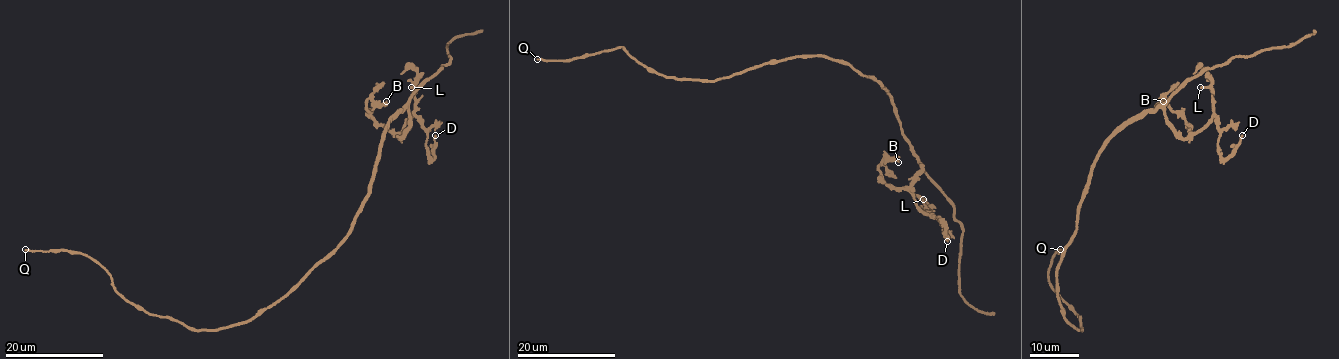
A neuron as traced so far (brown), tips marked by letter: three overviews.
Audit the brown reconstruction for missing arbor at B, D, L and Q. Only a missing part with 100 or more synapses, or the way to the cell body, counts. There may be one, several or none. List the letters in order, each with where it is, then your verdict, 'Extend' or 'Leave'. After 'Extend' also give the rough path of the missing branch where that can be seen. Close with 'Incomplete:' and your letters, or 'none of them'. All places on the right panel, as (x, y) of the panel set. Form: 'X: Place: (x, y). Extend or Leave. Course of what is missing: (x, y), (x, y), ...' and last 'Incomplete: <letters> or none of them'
B: Place: (1163, 101). Leave
D: Place: (1242, 135). Leave
L: Place: (1200, 87). Leave
Q: Place: (1060, 249). Leave
Incomplete: none of them

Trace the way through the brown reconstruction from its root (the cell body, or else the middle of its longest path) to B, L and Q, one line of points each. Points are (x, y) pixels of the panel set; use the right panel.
B: (1072, 239), (1091, 166), (1118, 131), (1161, 108), (1180, 136), (1189, 135), (1189, 125), (1163, 101)
L: (1072, 239), (1098, 151), (1127, 124), (1158, 108), (1183, 138), (1193, 136), (1213, 112), (1212, 91), (1200, 87)
Q: (1072, 239), (1060, 259), (1056, 293), (1064, 317), (1081, 330), (1081, 319), (1049, 281), (1051, 258), (1060, 249)

